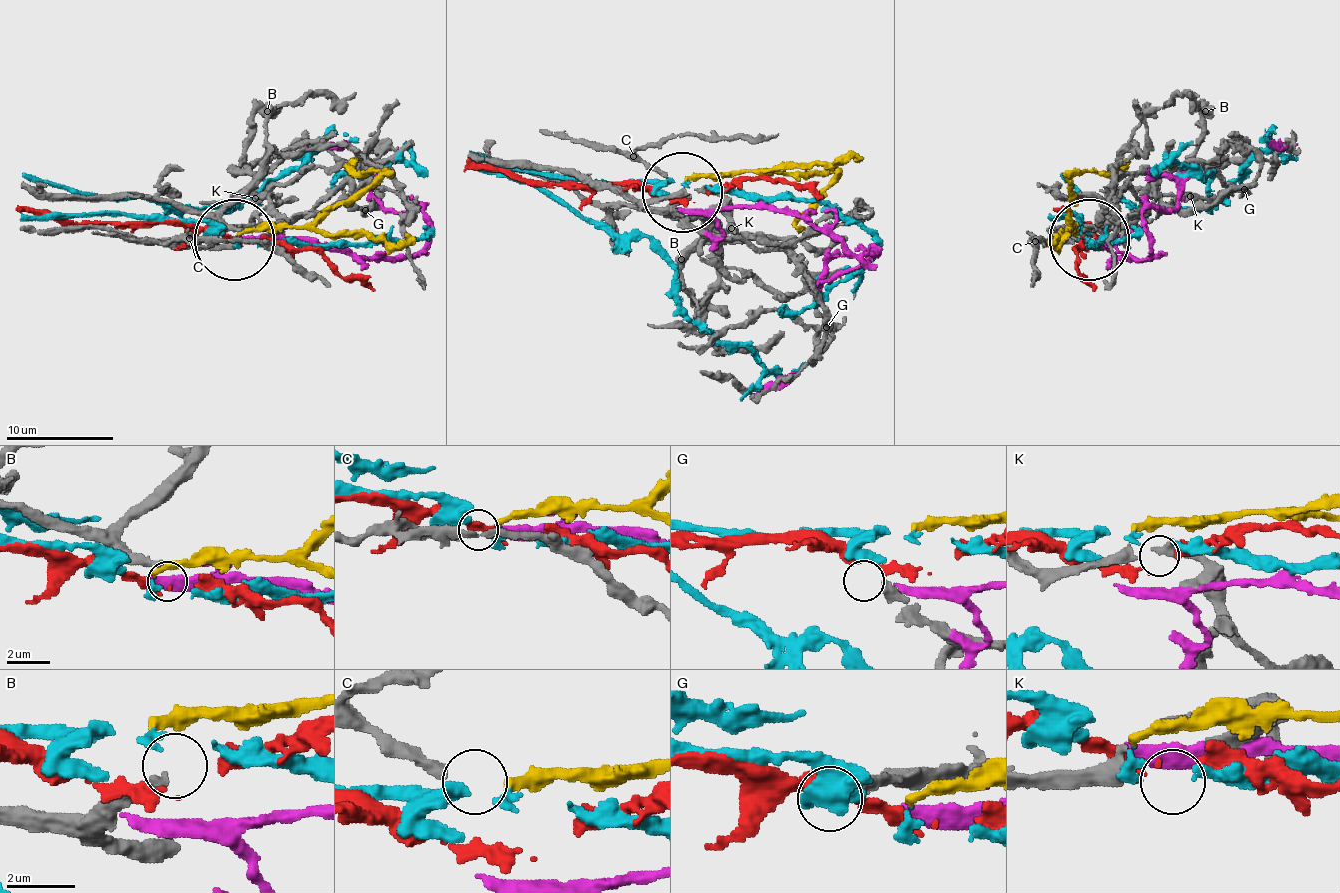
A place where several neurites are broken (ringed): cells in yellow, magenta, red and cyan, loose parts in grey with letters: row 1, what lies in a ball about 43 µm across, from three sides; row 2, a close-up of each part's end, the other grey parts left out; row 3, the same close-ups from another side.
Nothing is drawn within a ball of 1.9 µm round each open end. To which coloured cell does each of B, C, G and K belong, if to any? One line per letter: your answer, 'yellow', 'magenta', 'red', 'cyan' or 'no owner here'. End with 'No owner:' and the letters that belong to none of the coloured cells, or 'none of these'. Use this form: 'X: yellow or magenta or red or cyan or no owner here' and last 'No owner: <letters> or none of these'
B: no owner here
C: yellow
G: red
K: no owner here
No owner: B, K

